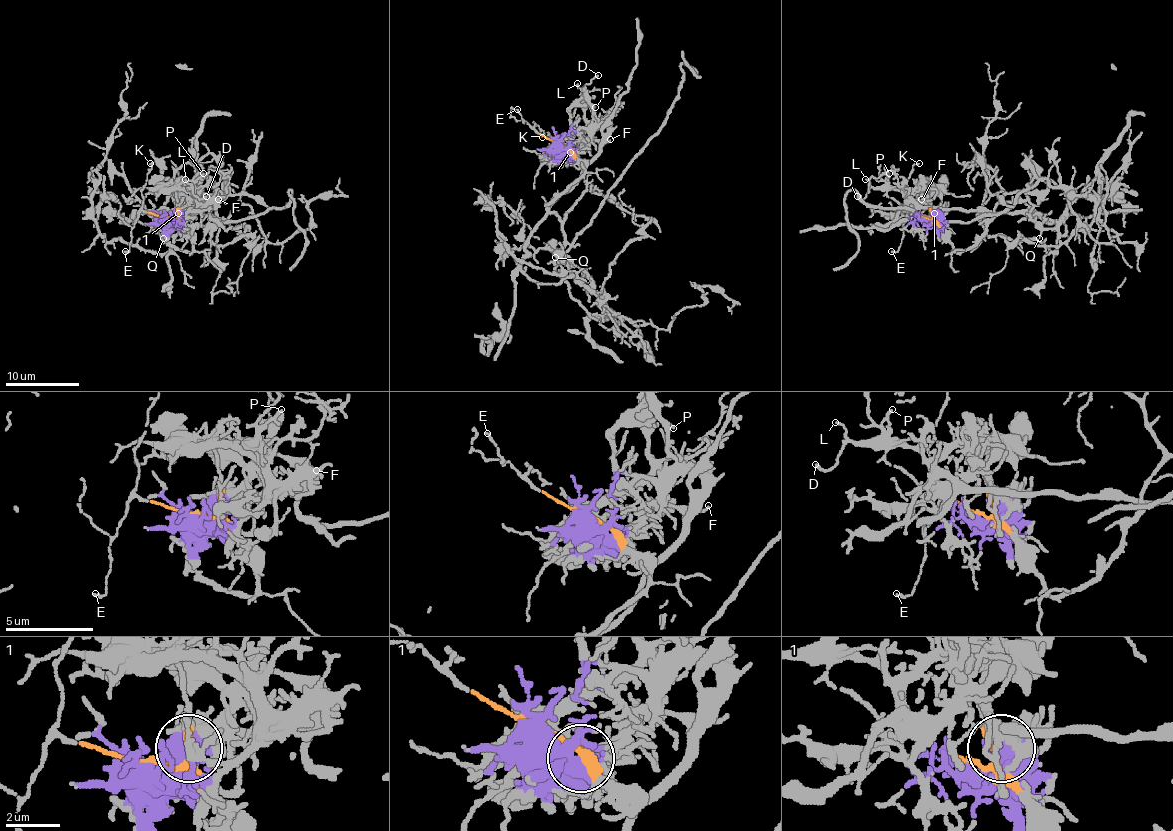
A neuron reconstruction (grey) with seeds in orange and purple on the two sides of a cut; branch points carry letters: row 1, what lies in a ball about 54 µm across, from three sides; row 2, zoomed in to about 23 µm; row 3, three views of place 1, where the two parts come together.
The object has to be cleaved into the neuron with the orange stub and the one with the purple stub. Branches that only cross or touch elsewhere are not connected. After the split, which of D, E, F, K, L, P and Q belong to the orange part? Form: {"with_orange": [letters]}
{"with_orange": ["E", "K", "Q"]}

